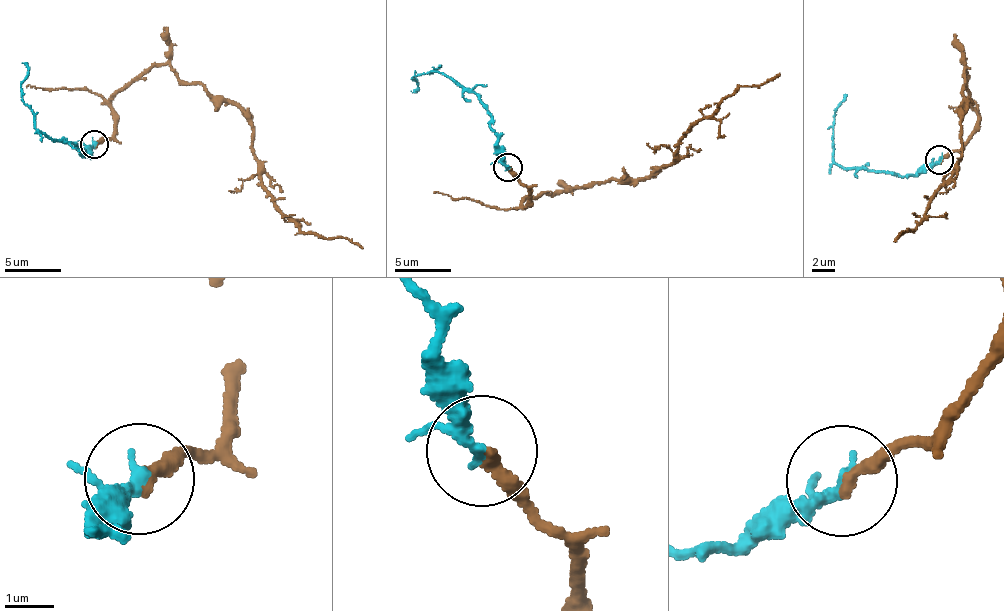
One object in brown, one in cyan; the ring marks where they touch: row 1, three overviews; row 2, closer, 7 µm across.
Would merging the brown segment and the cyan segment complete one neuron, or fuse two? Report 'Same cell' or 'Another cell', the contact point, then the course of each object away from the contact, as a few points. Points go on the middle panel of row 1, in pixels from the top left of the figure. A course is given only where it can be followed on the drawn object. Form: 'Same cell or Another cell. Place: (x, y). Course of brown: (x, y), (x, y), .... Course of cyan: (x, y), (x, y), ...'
Same cell. Place: (507, 167). Course of brown: (507, 166), (527, 187), (525, 207), (526, 197), (649, 175), (740, 87), (760, 87), (779, 72). Course of cyan: (507, 166), (486, 105), (446, 77), (433, 73), (414, 75), (412, 80), (418, 87), (411, 93)

